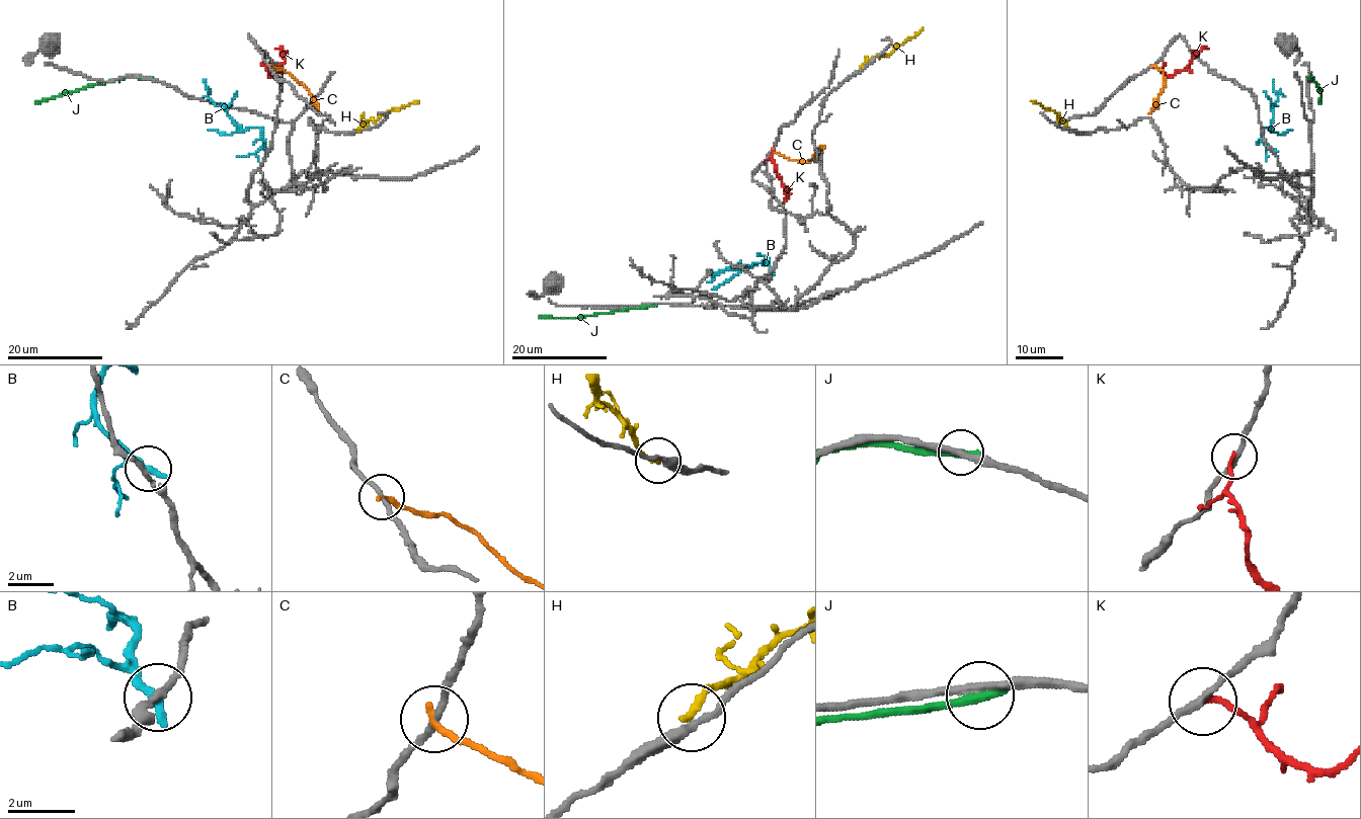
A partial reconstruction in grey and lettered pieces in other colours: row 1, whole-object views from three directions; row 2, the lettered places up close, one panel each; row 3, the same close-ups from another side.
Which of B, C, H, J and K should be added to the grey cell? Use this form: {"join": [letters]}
{"join": []}

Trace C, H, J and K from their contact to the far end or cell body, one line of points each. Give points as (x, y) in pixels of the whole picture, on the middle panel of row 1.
C: (773, 149), (788, 158), (808, 161), (821, 145)
H: (861, 69), (873, 58), (887, 56), (923, 29)
J: (653, 305), (585, 317), (539, 317)
K: (772, 149), (771, 158), (781, 181), (788, 187), (786, 197), (779, 206)

